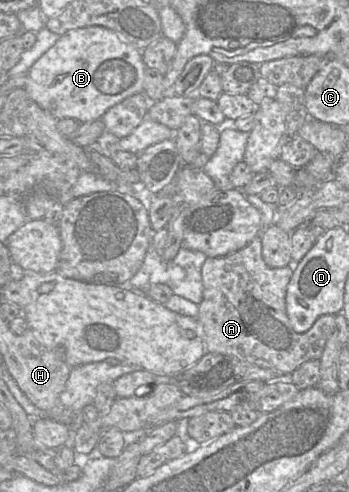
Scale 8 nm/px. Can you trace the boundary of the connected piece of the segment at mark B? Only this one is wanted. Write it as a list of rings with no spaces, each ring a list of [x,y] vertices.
[[[102,26],[73,29],[61,35],[57,42],[46,51],[27,72],[23,89],[42,109],[57,120],[72,118],[79,123],[102,119],[108,109],[144,90],[147,66],[142,50],[121,39],[114,31]]]

